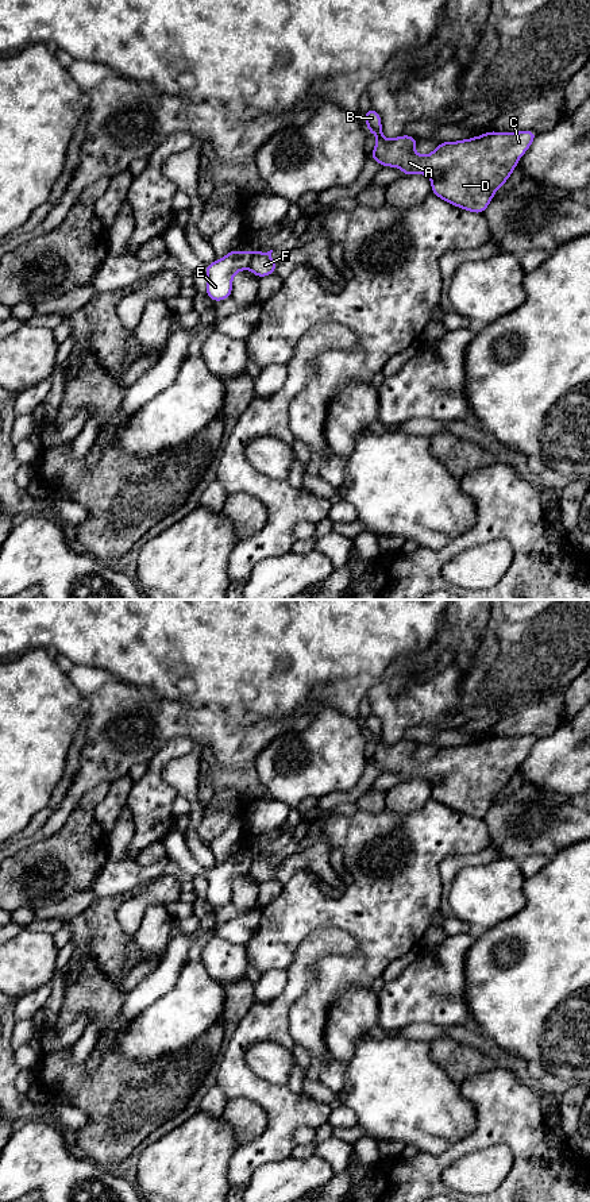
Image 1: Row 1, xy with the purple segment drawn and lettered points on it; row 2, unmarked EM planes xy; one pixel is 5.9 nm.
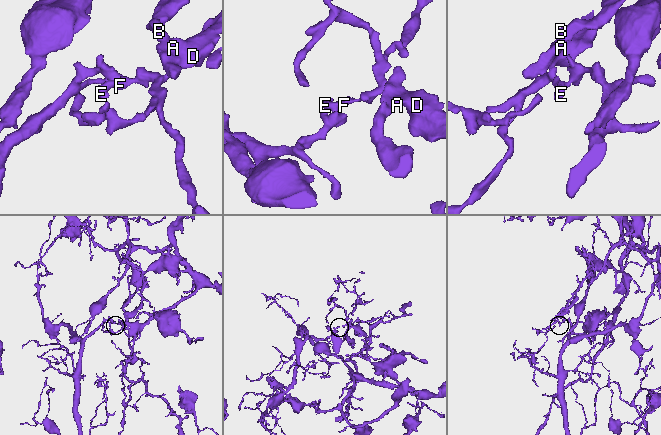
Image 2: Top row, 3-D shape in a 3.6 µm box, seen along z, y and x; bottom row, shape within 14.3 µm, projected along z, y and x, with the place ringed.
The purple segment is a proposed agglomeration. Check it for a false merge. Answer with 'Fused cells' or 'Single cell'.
Fused cells

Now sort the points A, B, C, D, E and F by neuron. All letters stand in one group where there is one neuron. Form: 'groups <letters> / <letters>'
groups A B C D F / E

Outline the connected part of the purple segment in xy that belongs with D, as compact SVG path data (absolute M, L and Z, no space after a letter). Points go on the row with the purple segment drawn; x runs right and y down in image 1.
M366 108L367 131L377 135L371 159L385 167L396 166L410 174L428 174L432 184L432 194L447 203L470 212L483 213L494 197L495 190L506 182L522 154L527 153L536 138L535 131L494 132L459 142L443 142L429 155L417 155L414 146L417 138L402 135L387 140L382 135L381 116L371 108Z

